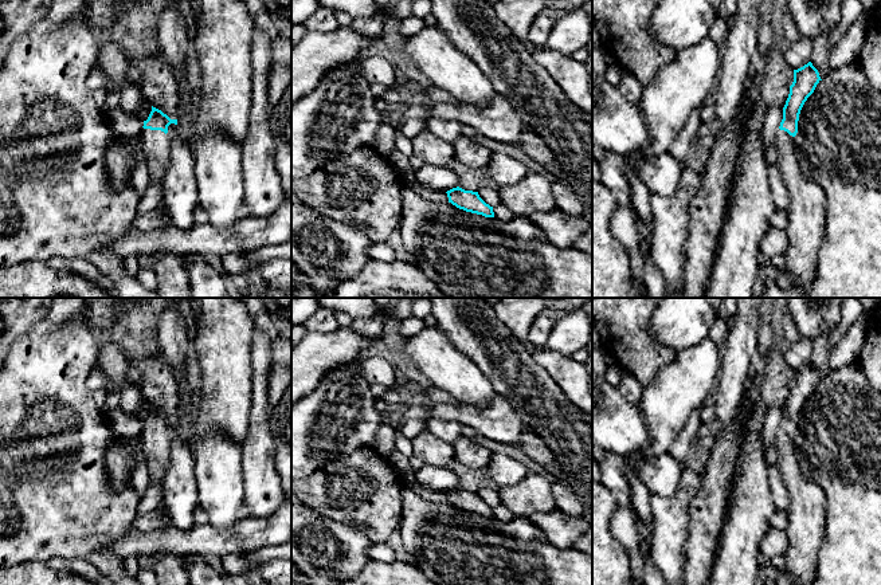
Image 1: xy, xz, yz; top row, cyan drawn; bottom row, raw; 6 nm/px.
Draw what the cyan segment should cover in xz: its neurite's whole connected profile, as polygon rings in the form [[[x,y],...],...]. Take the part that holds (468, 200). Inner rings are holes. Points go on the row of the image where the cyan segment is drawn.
[[[459,187],[446,192],[449,203],[466,212],[482,215],[485,217],[494,217],[493,207],[486,204],[478,192],[465,191]]]

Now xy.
[[[152,106],[152,111],[148,119],[144,121],[144,129],[140,133],[149,178],[160,185],[163,185],[171,153],[171,137],[167,134],[171,123],[177,125],[177,119],[171,119],[161,110]]]

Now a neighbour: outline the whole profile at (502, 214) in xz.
[[[498,204],[496,207],[494,219],[501,224],[506,224],[514,219],[514,215],[504,204]]]

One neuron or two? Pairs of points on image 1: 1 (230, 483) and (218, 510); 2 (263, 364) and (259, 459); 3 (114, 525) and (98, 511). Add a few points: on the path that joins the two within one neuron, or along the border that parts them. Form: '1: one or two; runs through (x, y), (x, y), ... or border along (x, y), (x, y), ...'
1: one; runs through (223, 490), (222, 503)
2: one; runs through (259, 388), (259, 435)
3: one; runs through (110, 521), (102, 513)

